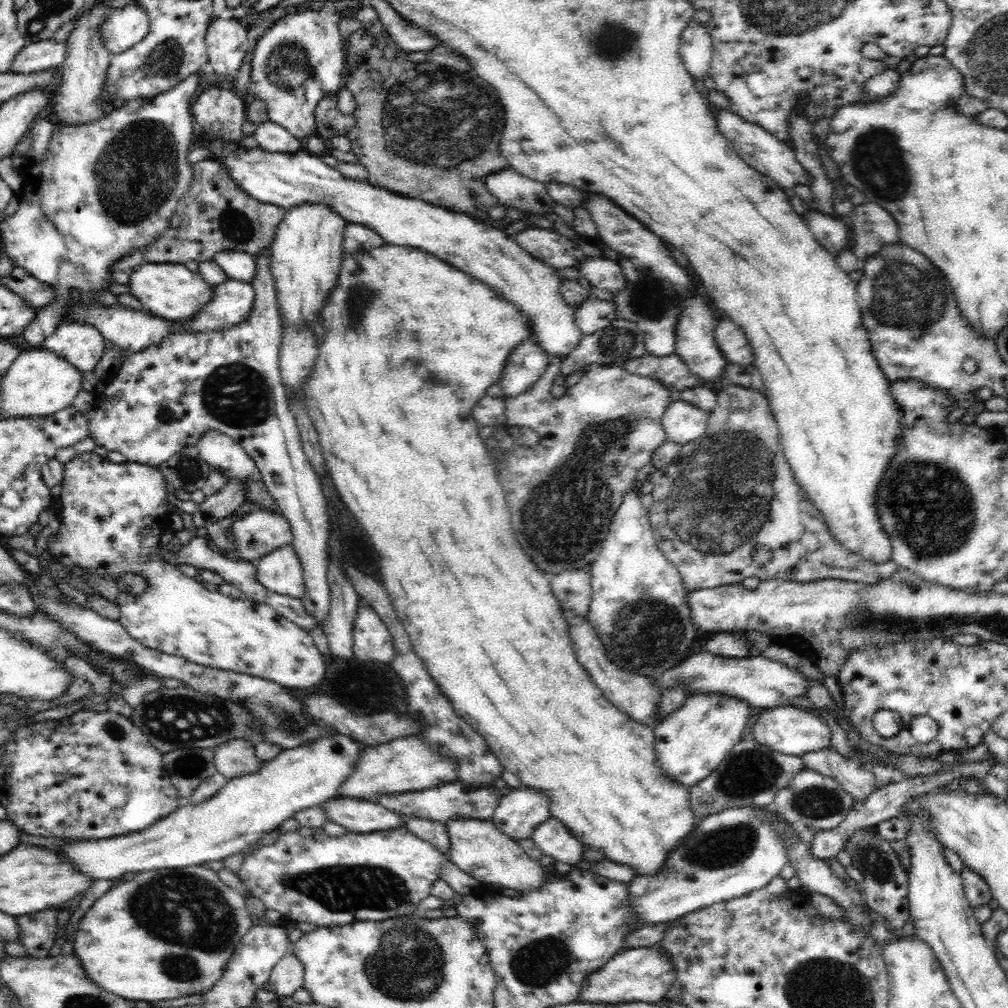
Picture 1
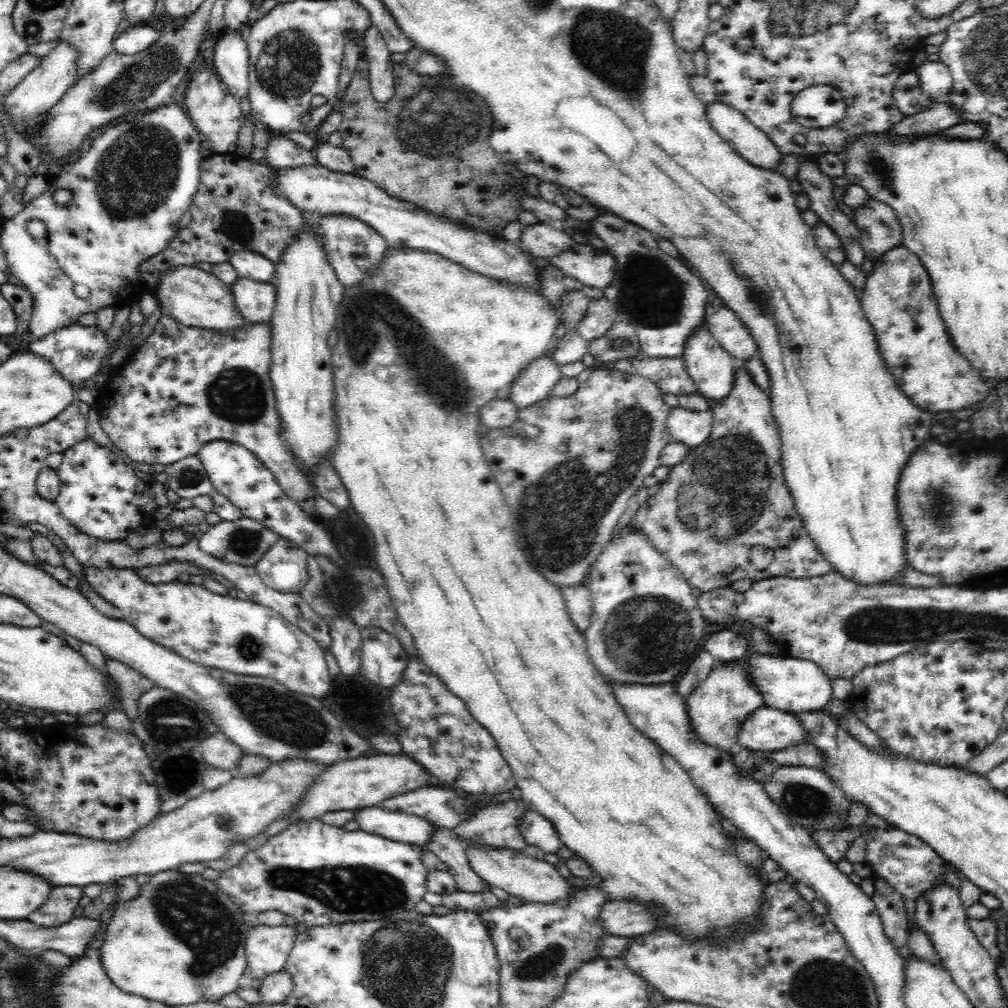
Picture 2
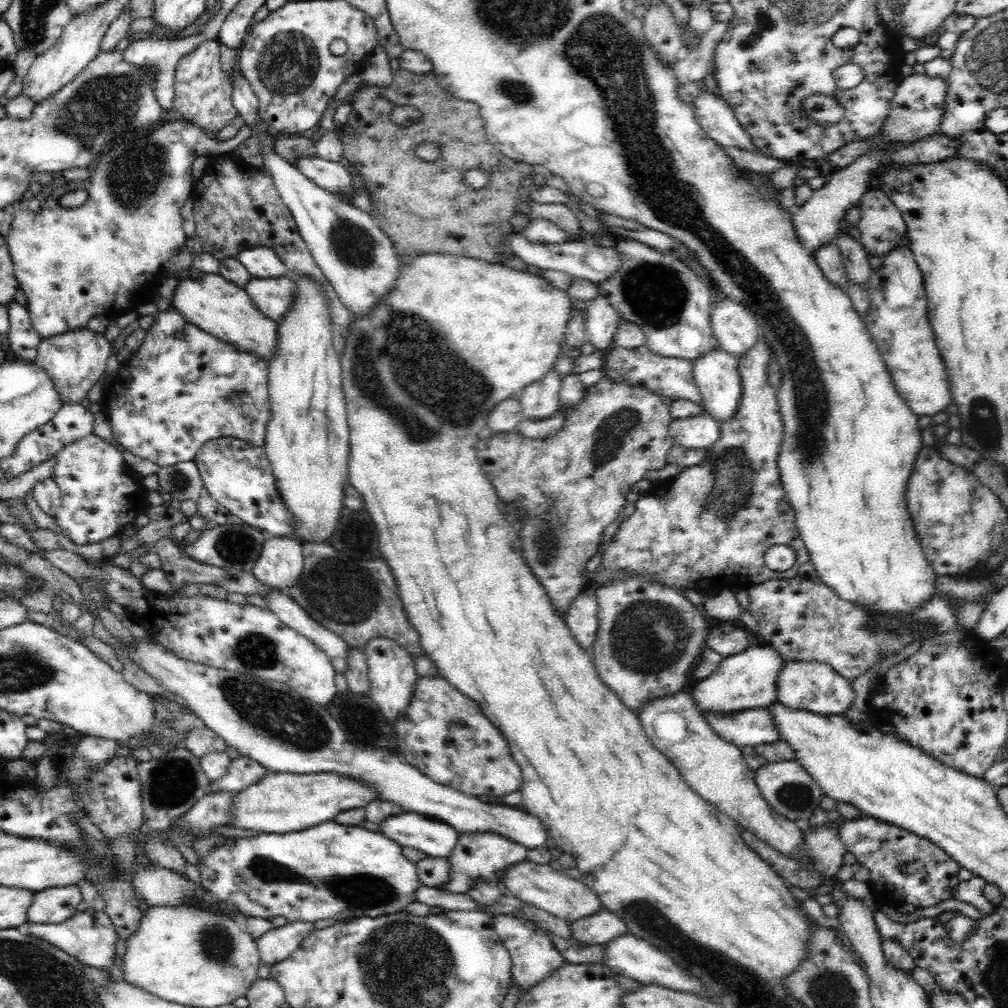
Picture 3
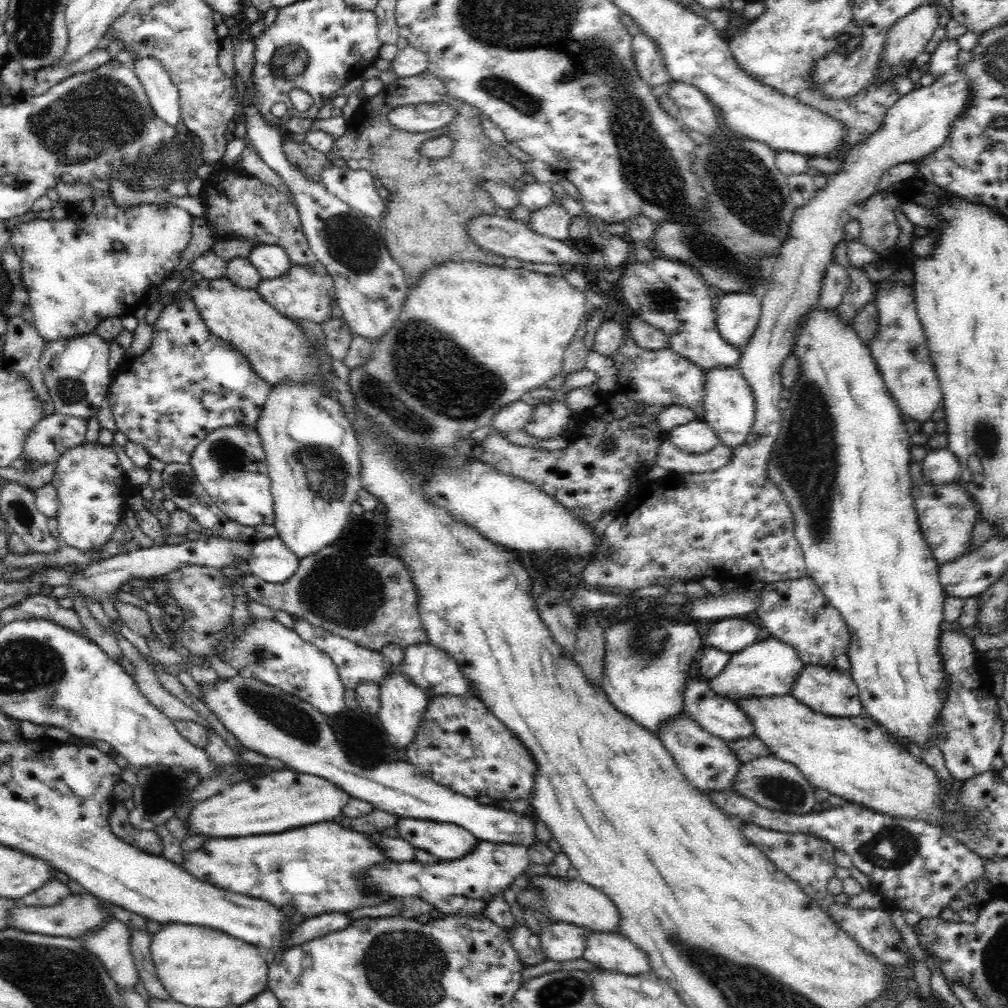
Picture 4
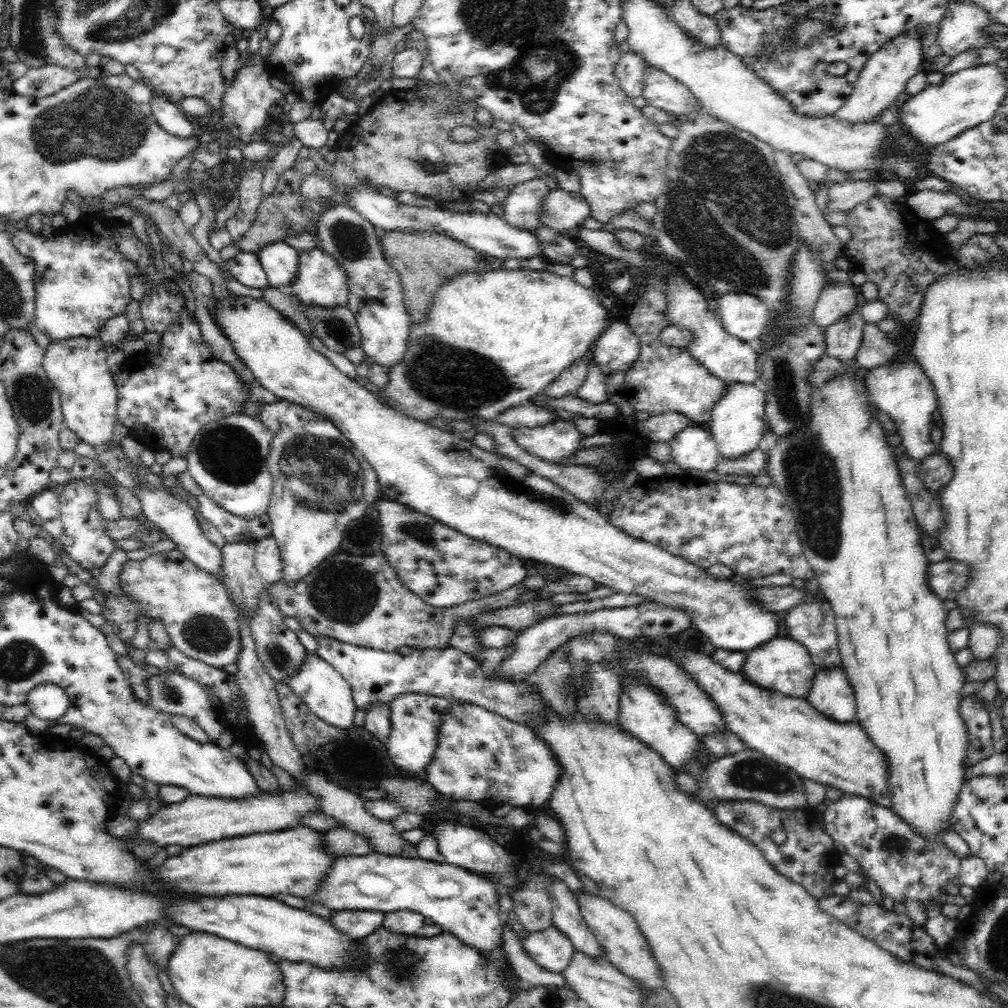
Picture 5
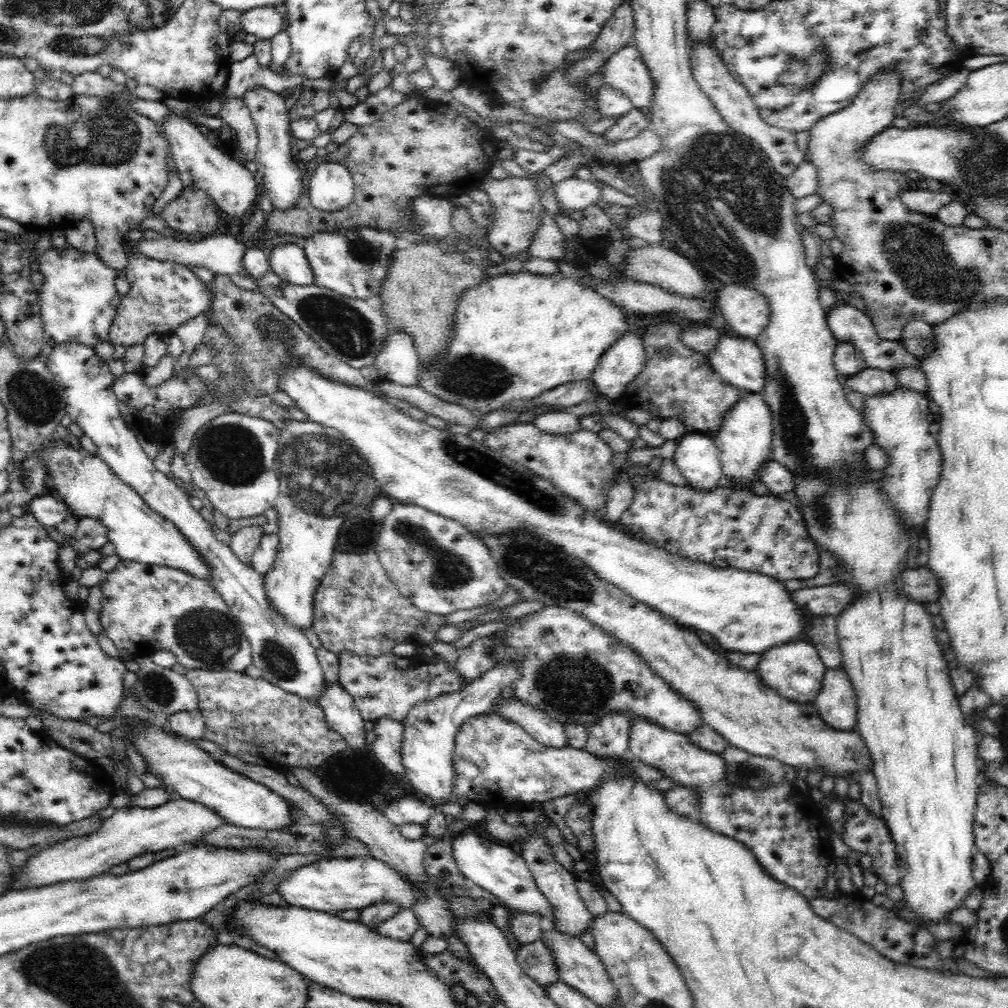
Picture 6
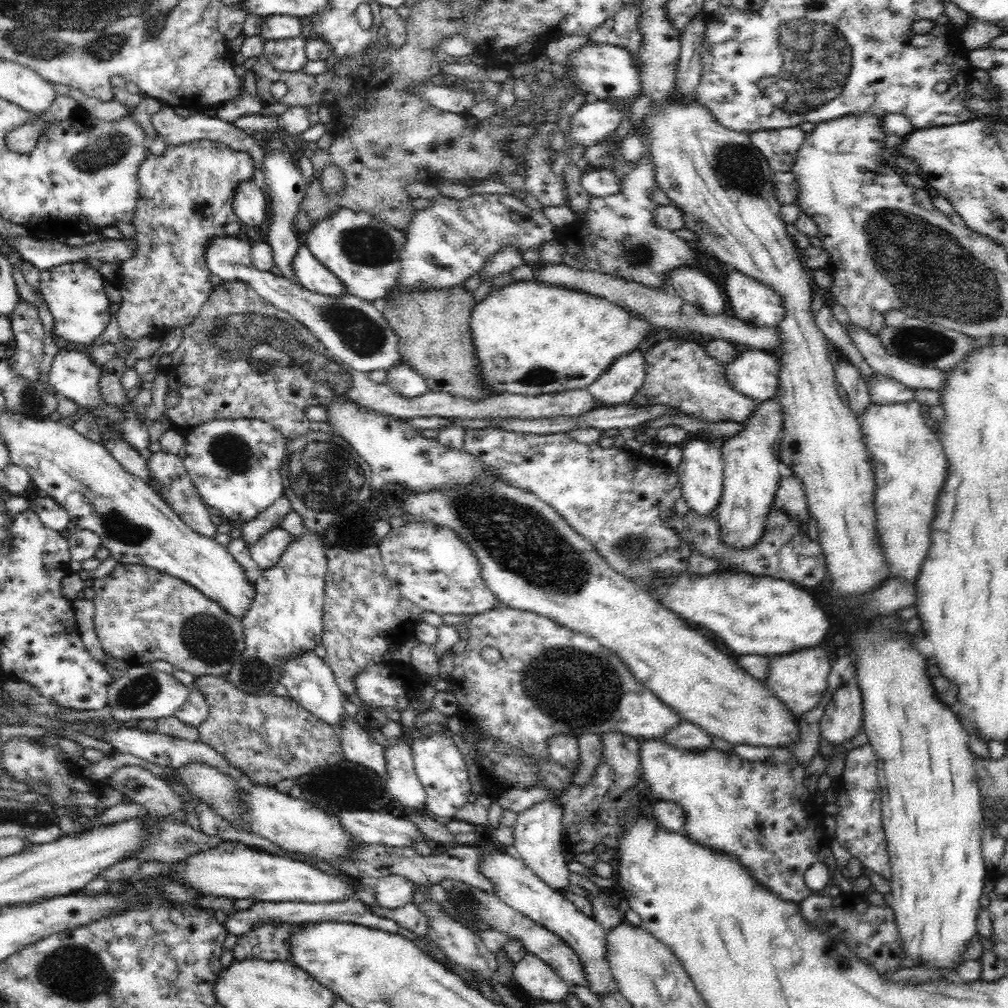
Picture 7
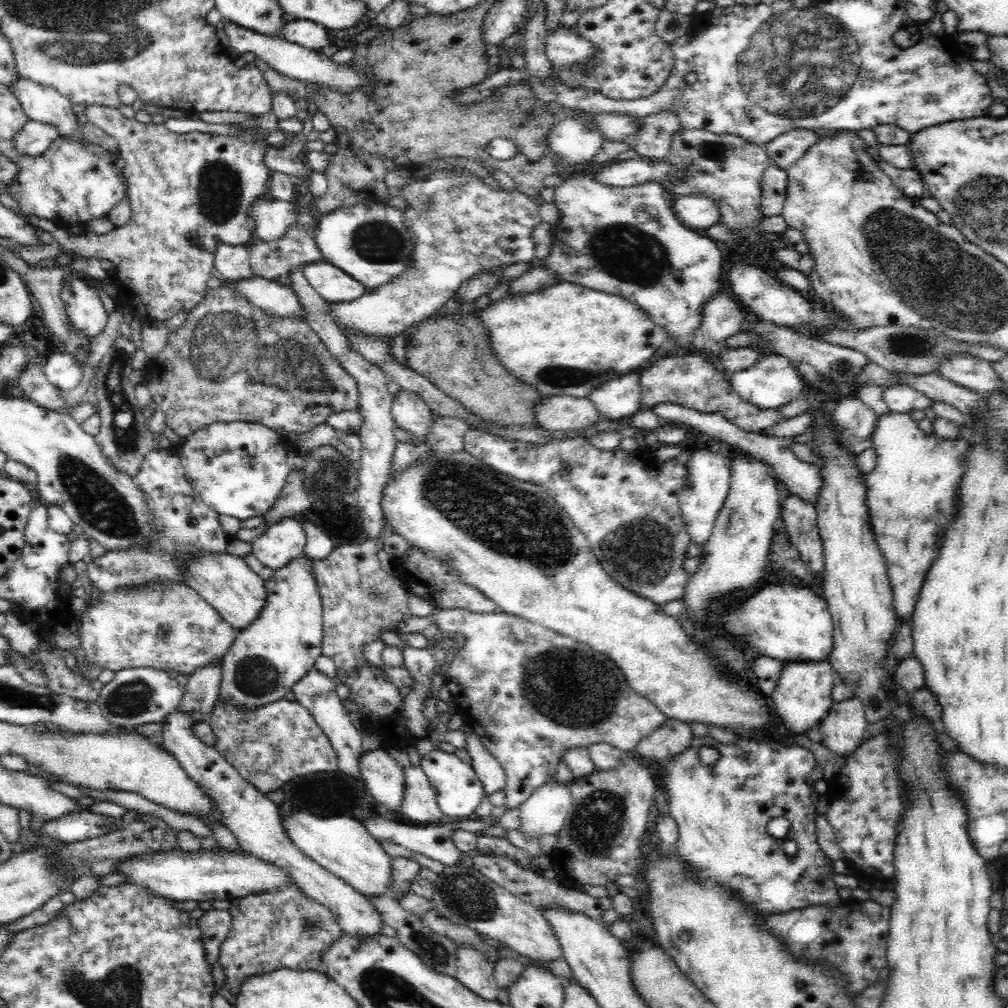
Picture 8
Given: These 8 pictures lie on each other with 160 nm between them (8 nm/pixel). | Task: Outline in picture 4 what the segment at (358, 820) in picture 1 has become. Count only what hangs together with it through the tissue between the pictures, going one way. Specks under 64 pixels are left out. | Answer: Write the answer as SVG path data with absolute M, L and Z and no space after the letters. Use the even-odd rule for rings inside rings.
M402 818L394 828L398 831L398 838L442 861L462 858L478 844L474 835L454 824Z

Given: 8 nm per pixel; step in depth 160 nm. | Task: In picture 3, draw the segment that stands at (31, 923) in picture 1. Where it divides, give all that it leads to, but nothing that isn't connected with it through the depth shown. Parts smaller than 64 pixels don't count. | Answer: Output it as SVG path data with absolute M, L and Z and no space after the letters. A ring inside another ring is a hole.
M78 885L46 888L35 894L34 902L28 909L28 921L36 924L60 924L78 912L76 908L82 901Z

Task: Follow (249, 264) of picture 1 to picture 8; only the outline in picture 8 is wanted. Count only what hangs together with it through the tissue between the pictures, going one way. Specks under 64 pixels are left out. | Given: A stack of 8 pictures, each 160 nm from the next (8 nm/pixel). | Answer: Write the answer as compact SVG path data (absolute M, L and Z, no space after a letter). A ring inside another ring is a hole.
M324 259L308 262L300 268L313 290L328 304L351 302L366 292L360 282Z

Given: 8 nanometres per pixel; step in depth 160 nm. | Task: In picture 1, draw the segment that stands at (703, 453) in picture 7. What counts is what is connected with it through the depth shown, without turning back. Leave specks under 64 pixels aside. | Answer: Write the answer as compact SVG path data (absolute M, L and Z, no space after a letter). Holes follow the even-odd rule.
M682 399L671 401L661 419L666 440L681 445L695 441L706 432L709 414Z

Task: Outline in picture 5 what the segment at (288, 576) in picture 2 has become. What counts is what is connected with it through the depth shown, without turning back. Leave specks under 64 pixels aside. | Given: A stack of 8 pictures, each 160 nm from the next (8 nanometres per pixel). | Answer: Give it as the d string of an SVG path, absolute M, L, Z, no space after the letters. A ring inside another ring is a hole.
M264 537L255 544L254 567L266 586L281 580L281 553L274 537Z

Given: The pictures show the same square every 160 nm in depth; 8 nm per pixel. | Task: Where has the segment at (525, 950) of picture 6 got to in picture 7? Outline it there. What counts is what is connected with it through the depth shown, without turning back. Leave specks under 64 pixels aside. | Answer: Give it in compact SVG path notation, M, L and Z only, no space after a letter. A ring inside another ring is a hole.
M532 953L526 954L514 964L512 982L521 996L557 1005L563 1004L569 992L564 979Z

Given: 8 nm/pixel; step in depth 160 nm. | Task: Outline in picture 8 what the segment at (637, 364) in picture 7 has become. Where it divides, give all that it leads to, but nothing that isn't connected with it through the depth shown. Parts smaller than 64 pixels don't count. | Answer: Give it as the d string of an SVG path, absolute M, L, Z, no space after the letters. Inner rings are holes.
M638 371L626 373L592 390L588 397L596 406L601 419L620 420L621 417L632 417L643 409L640 404L639 376Z

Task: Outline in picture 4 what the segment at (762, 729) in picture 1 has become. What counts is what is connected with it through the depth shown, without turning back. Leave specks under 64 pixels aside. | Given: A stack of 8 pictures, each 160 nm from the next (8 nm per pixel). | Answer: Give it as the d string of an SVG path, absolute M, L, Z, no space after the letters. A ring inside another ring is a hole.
M689 680L684 689L685 699L683 702L683 712L693 721L696 721L706 732L725 740L728 743L742 739L756 737L752 721L736 702L724 699L717 695L708 686L707 680Z

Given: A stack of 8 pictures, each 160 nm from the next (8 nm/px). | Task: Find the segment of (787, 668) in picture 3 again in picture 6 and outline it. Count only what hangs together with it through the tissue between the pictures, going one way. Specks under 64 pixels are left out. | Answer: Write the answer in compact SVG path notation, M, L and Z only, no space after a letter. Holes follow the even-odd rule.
M841 666L824 671L820 692L812 703L828 726L836 730L855 729L856 695L846 671Z

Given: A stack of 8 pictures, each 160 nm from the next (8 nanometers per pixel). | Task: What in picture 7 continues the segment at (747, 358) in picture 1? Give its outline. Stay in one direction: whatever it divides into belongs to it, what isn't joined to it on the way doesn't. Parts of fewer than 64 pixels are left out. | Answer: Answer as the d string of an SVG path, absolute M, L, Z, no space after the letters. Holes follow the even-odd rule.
M730 272L722 292L727 299L728 313L746 324L762 328L776 327L776 324L786 317L786 308L783 307L783 300L780 299L779 294L772 291L770 287L763 286L761 282L749 278L748 275Z

